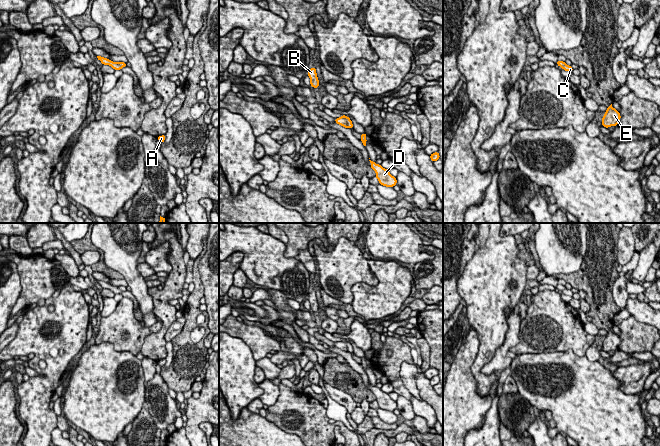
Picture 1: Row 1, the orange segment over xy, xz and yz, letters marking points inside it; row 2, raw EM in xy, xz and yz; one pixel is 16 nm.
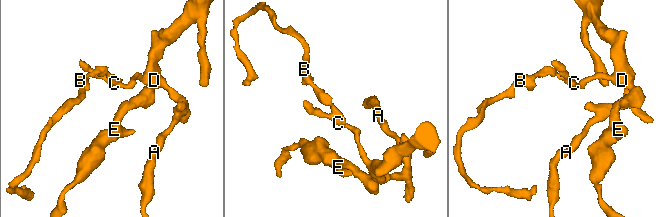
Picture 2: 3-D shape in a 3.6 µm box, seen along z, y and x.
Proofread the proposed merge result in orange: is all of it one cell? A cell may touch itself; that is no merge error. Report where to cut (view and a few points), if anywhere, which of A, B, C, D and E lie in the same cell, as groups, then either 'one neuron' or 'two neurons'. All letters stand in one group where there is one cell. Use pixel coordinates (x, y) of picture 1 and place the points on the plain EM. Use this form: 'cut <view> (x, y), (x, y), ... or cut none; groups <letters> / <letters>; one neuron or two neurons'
cut xz (342, 340), (348, 351); groups A C D E / B; two neurons

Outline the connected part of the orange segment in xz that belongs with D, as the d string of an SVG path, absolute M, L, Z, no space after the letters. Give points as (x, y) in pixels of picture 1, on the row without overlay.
M371 384L369 385L371 387L370 391L375 395L375 401L378 403L380 409L386 411L394 411L395 409L397 409L396 401L392 400L389 394L383 392L381 389L376 388Z

